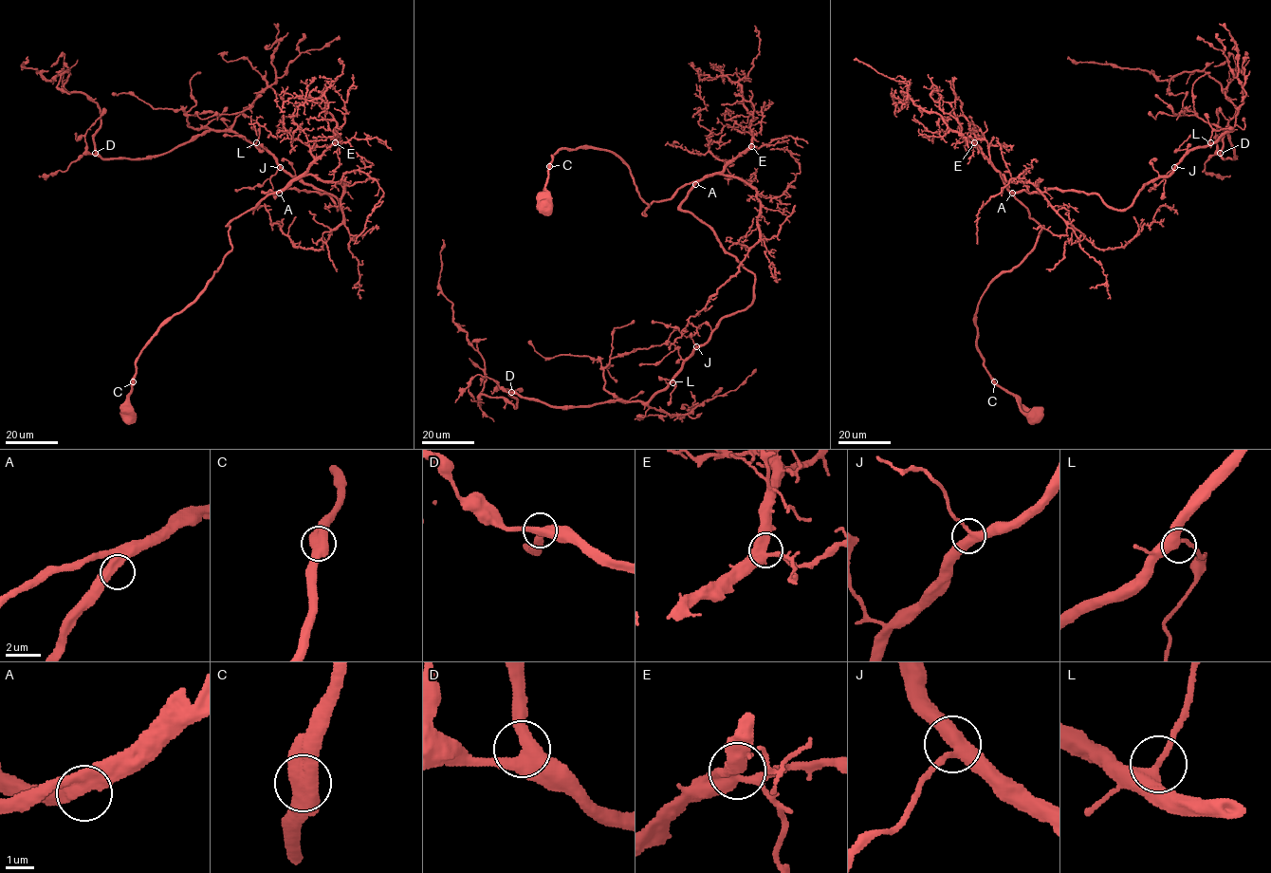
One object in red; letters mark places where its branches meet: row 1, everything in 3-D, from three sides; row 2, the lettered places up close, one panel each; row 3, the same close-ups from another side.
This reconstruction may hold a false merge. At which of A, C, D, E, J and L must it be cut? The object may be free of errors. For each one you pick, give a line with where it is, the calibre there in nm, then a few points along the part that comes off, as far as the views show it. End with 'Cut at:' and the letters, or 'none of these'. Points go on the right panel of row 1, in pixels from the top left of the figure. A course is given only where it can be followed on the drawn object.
C: Place: (994, 381). Thickness 650 nm. Course of the part to remove: (994, 381), (1016, 398), (1022, 412), (1042, 417)
Cut at: C

